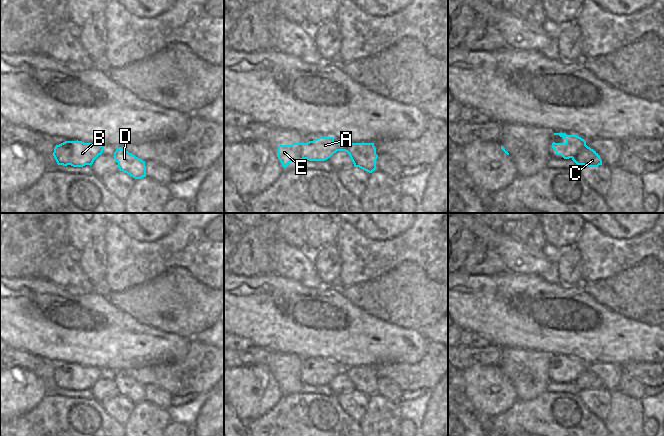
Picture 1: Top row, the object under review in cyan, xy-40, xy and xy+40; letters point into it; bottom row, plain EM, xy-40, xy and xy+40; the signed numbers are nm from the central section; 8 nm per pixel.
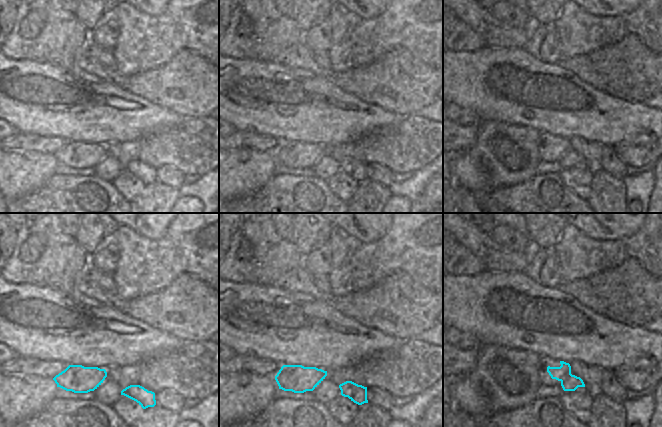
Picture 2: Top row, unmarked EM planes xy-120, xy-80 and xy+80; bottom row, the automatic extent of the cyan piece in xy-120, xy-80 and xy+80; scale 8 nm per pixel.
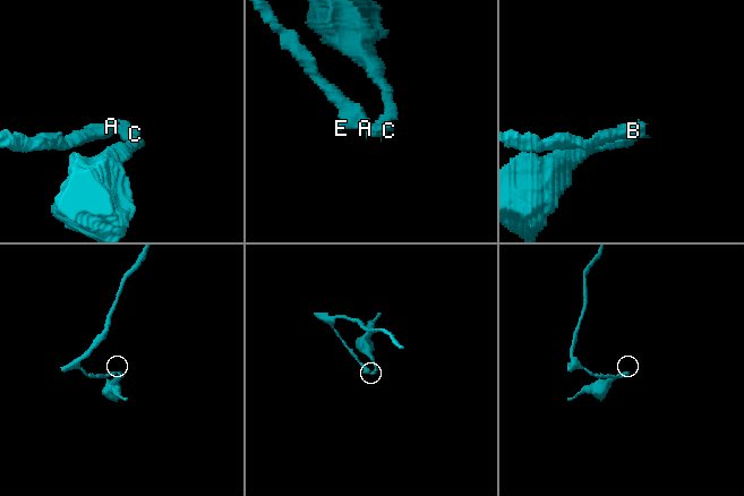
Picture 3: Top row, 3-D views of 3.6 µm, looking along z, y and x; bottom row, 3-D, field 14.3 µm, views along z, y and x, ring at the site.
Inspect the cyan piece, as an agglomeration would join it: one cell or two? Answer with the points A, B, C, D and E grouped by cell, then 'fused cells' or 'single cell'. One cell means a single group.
groups A B E / C D; fused cells

